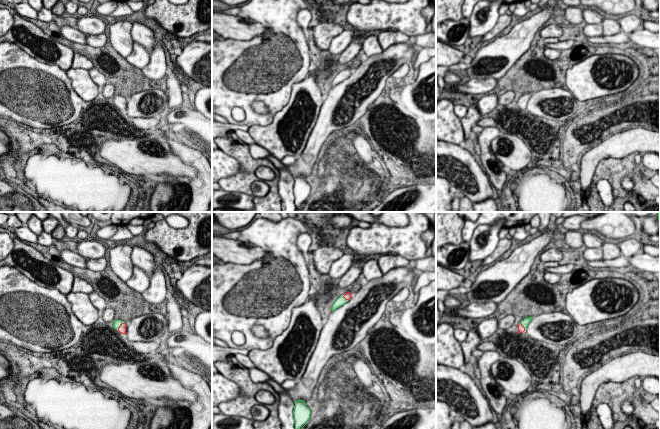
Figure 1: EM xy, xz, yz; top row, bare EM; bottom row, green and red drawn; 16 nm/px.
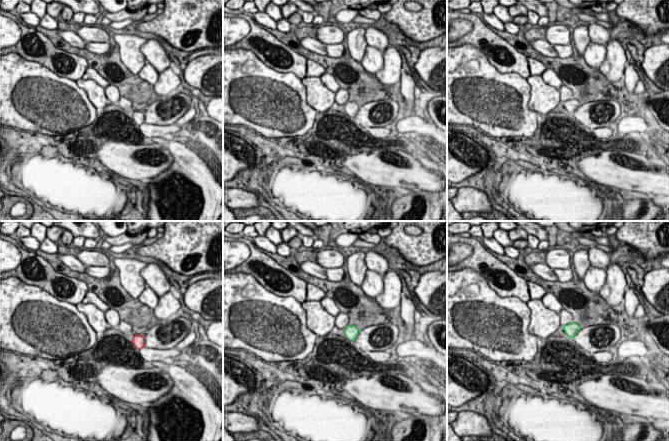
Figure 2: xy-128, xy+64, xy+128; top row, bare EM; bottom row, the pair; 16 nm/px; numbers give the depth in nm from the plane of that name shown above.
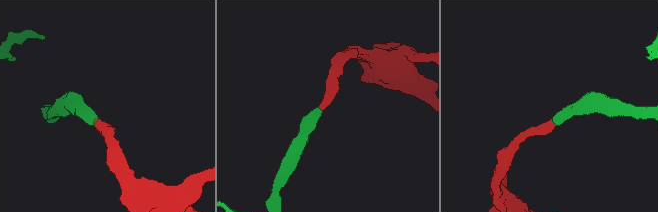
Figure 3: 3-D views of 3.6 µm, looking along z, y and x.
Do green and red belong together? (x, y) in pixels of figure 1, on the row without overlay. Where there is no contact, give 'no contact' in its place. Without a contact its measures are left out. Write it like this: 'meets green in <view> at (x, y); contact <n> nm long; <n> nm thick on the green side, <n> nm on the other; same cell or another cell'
meets green in xy at (120, 101); contact 120 nm long; 130 nm thick on the green side, 130 nm on the other; same cell

